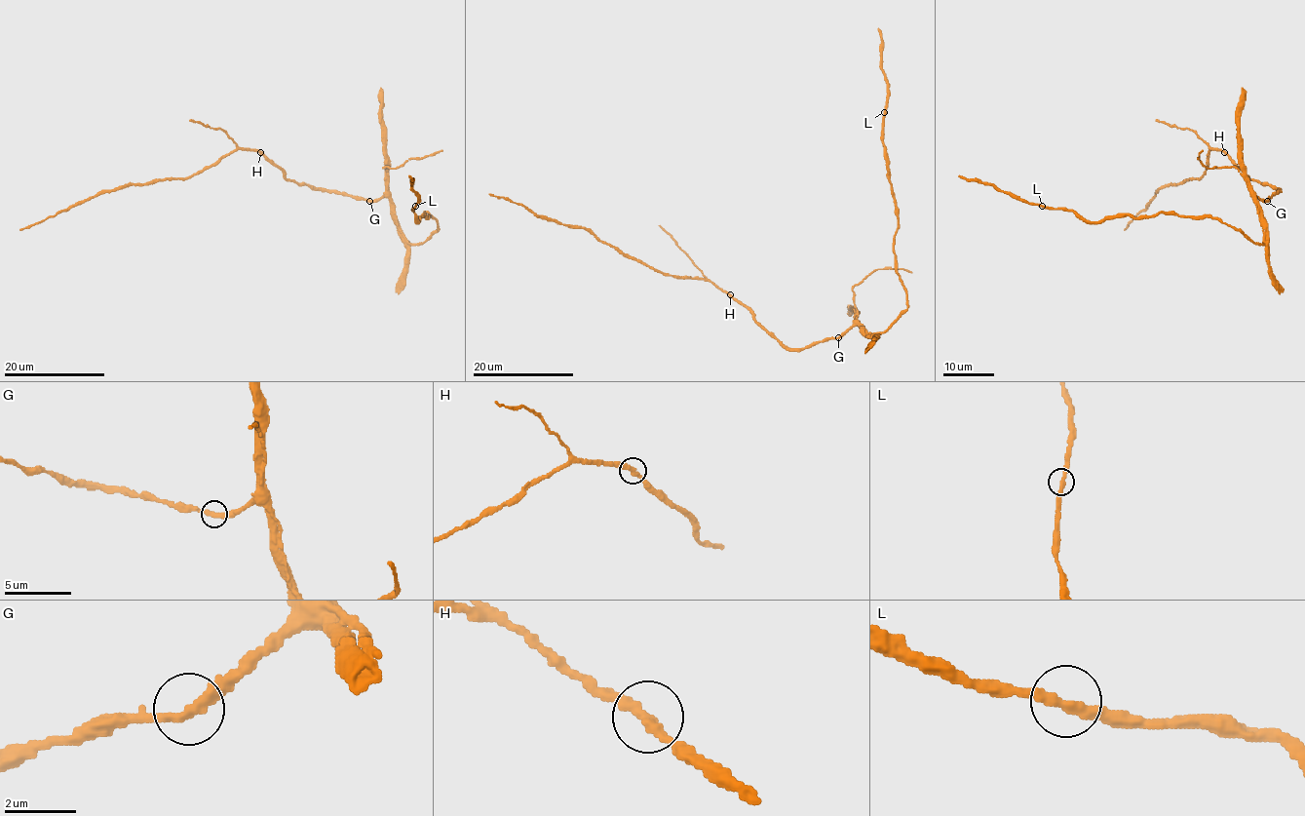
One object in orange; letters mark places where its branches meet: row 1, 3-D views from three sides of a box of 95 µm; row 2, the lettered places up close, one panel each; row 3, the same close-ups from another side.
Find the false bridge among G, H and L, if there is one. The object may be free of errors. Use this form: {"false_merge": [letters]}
{"false_merge": []}

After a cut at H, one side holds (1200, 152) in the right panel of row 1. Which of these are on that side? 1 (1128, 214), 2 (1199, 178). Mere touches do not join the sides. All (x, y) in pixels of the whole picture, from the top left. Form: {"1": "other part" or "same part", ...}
{"1": "same part", "2": "other part"}

